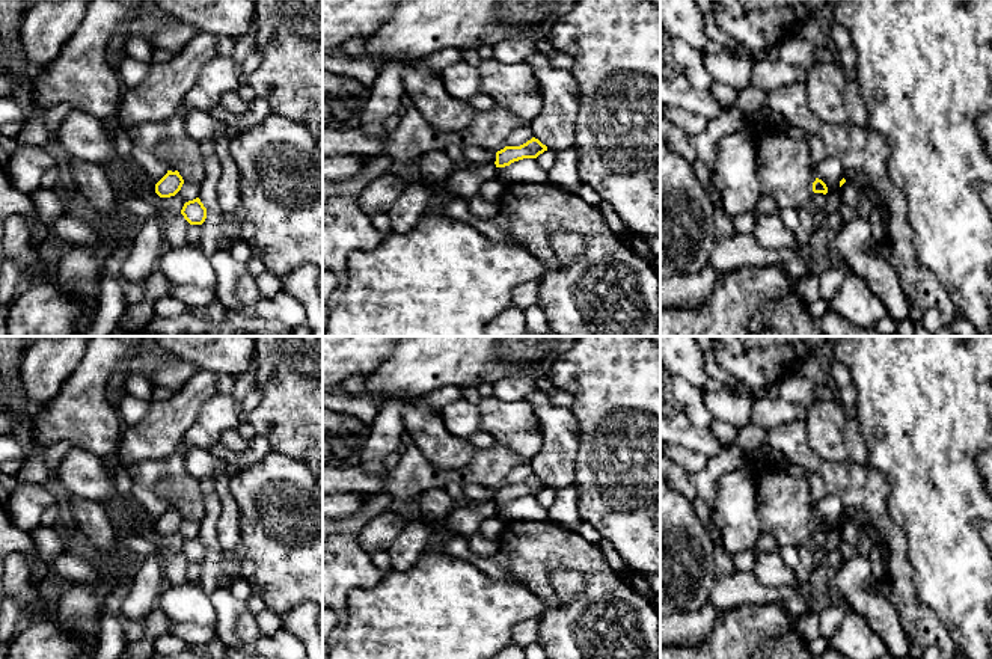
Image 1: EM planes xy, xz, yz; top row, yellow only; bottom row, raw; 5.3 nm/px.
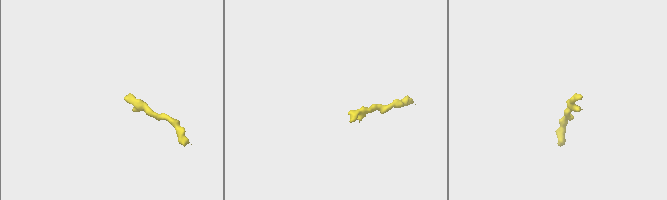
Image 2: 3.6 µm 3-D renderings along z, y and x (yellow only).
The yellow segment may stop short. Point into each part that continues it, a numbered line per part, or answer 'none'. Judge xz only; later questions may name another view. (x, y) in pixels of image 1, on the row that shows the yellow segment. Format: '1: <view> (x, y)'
none

